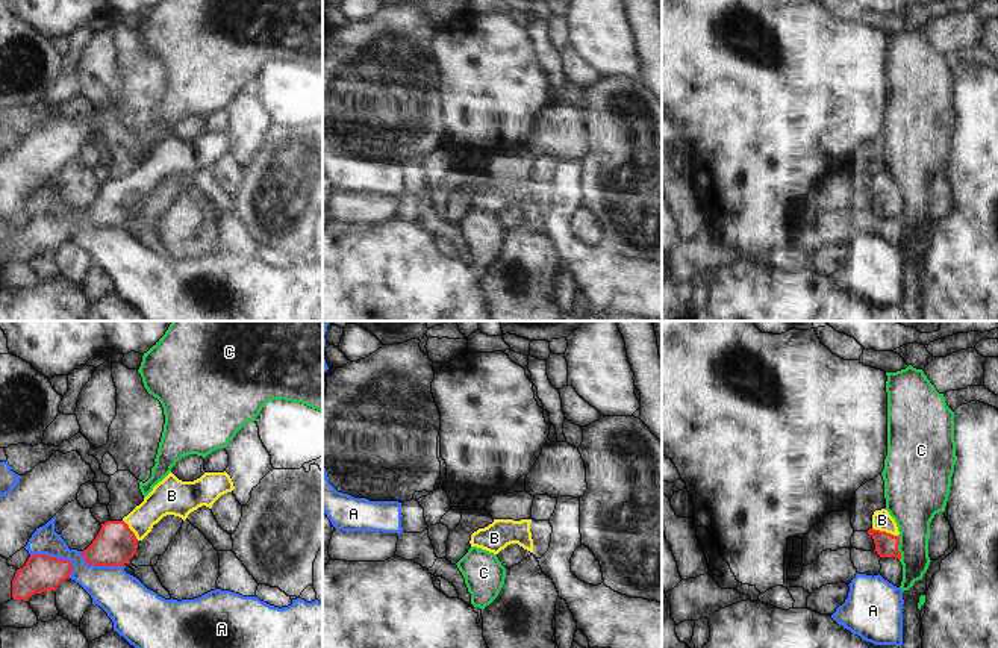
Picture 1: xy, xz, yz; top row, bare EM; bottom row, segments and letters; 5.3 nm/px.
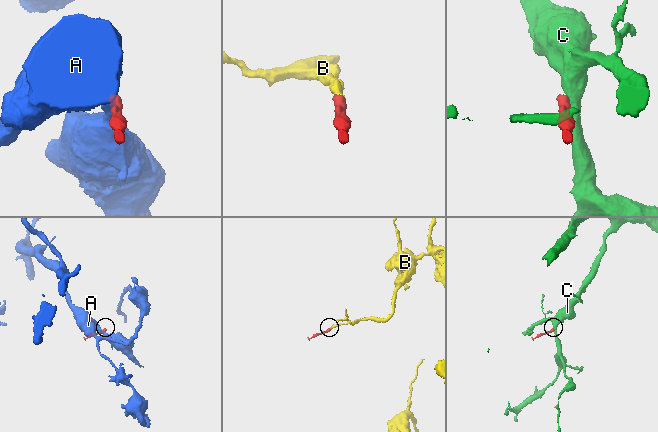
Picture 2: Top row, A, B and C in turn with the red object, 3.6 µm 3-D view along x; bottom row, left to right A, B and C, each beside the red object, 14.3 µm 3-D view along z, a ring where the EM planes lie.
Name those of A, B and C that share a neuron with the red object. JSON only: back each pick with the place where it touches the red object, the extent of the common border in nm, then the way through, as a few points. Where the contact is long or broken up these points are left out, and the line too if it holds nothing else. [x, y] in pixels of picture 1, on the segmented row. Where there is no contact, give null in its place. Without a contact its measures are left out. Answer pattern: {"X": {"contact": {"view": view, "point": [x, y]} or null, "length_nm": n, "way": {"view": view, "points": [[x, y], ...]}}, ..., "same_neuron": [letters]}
{"B": {"contact": {"view": "yz", "point": [885, 532]}, "length_nm": 140, "way": {"view": "yz", "points": [[886, 545], [885, 532], [882, 520]]}}, "same_neuron": ["B"]}

